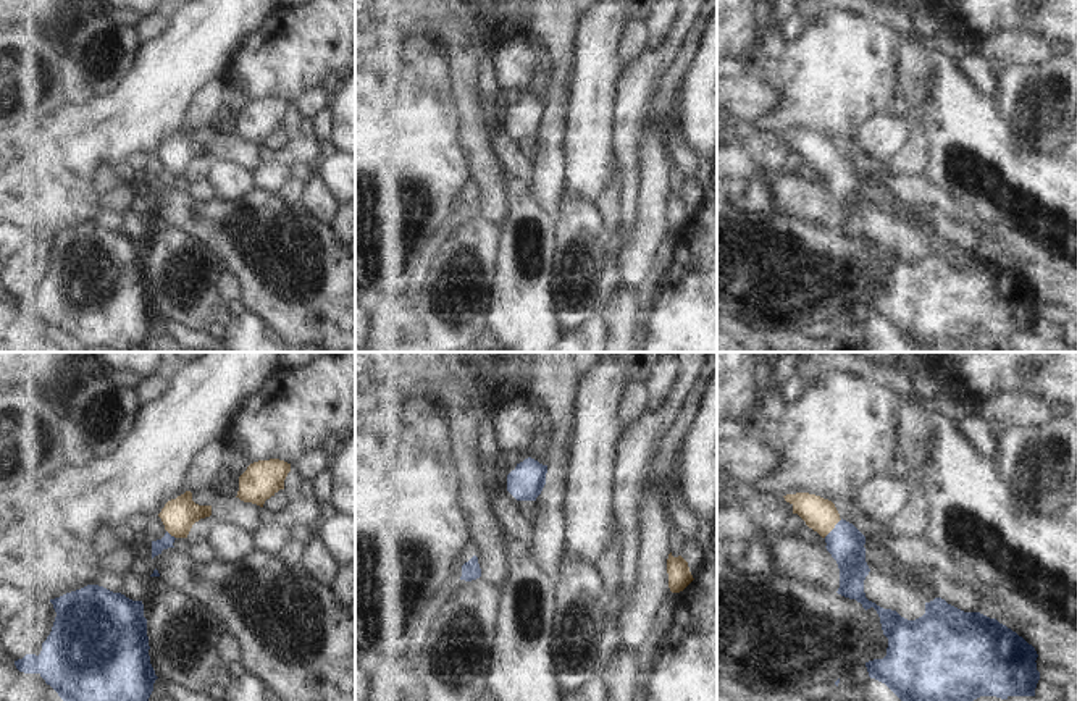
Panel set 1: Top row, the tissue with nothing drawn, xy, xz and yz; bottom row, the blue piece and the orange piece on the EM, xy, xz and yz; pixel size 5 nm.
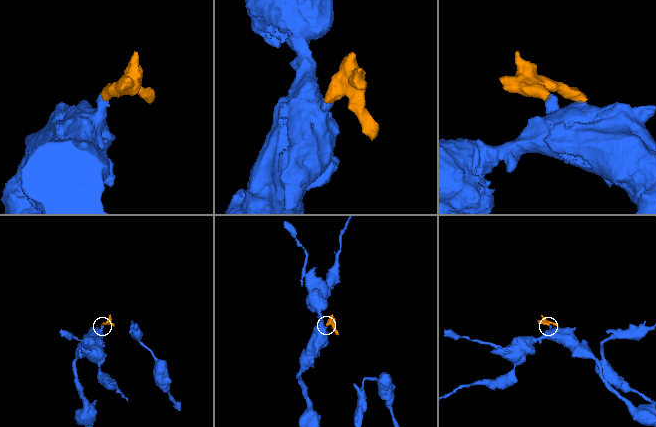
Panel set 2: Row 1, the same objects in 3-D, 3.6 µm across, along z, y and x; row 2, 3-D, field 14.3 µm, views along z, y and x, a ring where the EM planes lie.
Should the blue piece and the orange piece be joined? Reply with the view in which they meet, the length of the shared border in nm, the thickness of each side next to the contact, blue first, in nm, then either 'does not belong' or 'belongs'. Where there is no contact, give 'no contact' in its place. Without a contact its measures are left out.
yz | 130 nm | 180/160 nm | belongs

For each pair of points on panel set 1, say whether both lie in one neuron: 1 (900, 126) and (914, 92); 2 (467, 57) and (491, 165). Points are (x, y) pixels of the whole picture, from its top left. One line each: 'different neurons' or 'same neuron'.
1: different neurons
2: same neuron

